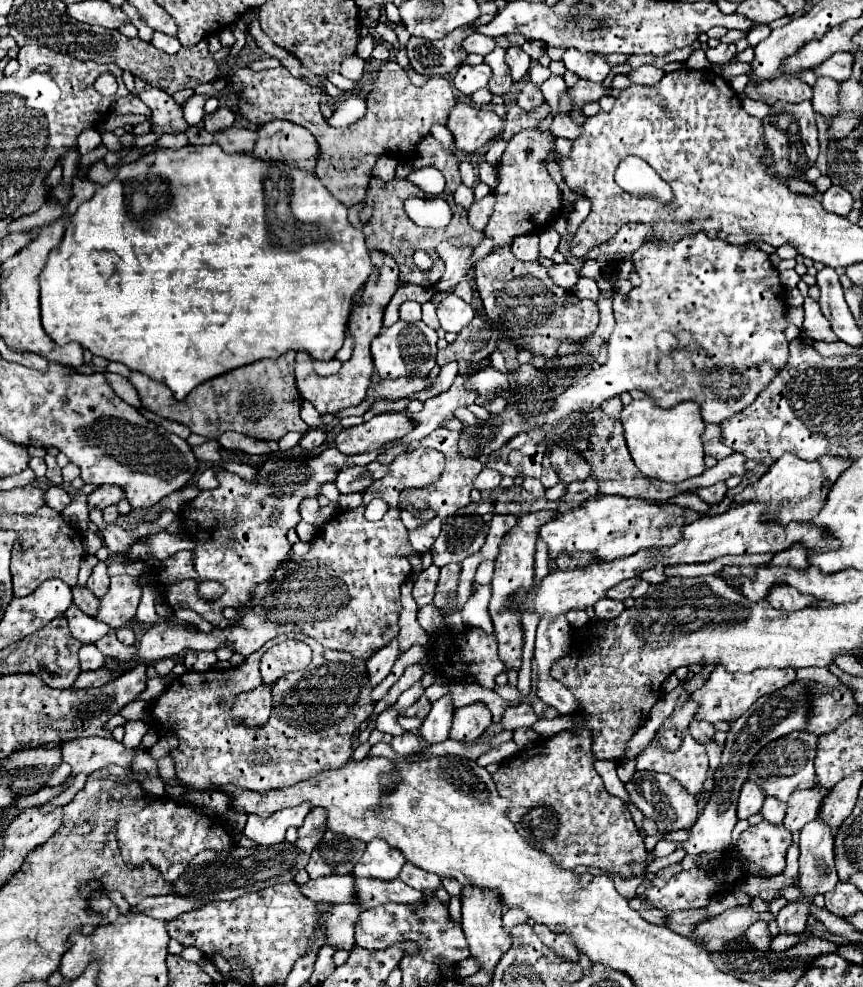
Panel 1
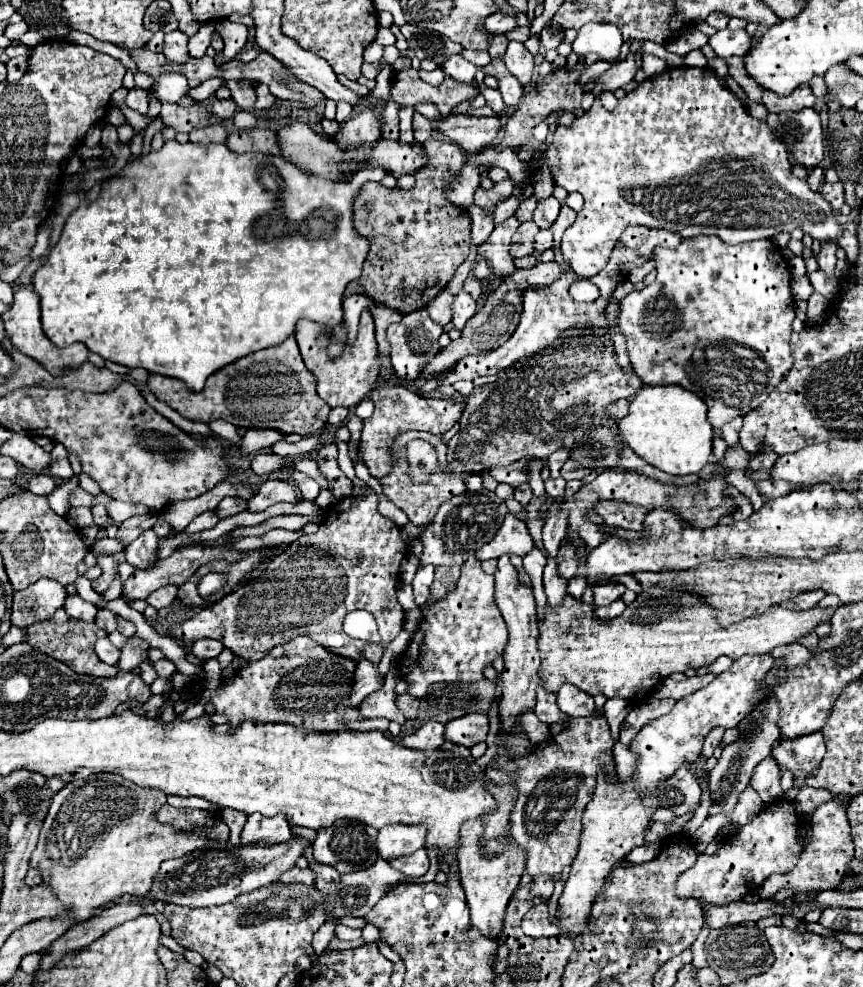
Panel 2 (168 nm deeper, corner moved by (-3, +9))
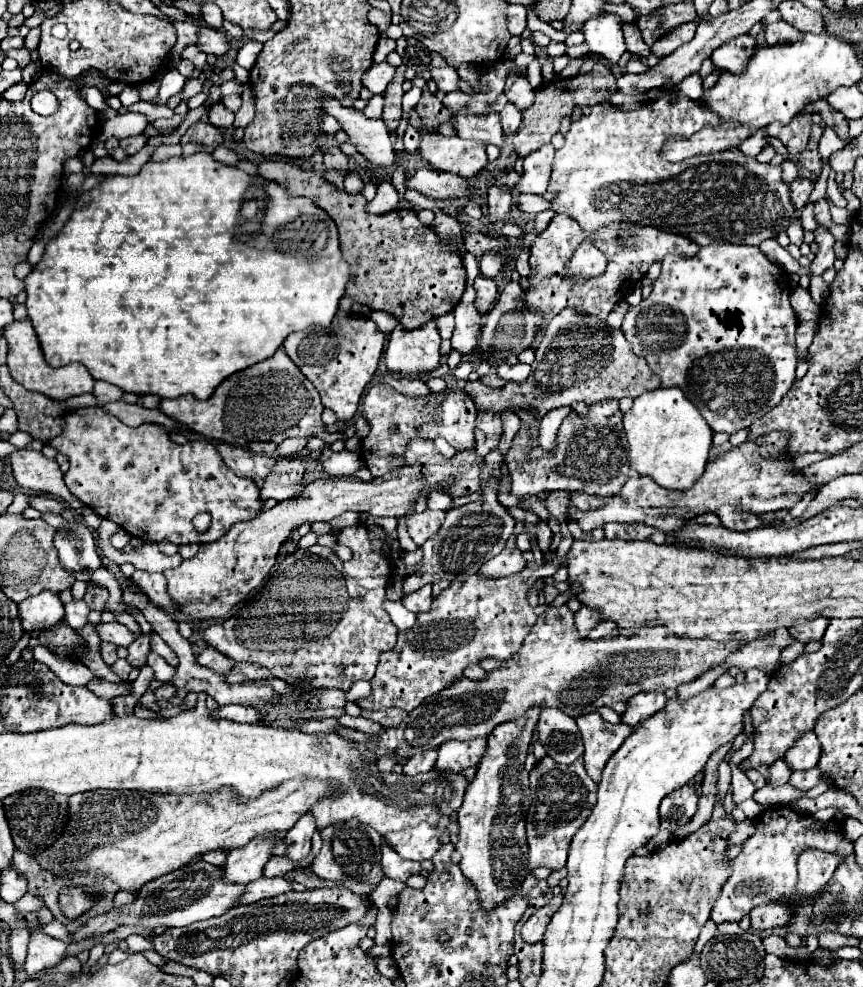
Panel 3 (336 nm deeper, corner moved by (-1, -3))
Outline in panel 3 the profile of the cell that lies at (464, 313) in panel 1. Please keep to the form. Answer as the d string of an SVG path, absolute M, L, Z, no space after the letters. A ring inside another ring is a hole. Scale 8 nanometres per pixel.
M473 304L455 306L455 330L451 336L451 346L461 354L469 354L477 346L477 336L481 330L481 314Z

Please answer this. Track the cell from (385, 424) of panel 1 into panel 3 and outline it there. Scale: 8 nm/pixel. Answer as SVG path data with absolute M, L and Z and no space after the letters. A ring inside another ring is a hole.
M375 384L363 398L361 414L371 424L367 438L361 440L361 458L375 478L385 476L391 468L399 466L407 442L417 436L425 440L445 438L457 450L469 450L475 446L473 428L477 410L463 390L445 388L443 392L429 394L425 398L407 398L393 390L389 384Z

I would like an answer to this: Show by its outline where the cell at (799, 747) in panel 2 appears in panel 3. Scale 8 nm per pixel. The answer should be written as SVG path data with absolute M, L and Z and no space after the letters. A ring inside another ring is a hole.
M803 734L803 738L785 754L785 762L793 772L799 770L811 770L817 766L821 756L821 744L817 740L817 736L811 734Z

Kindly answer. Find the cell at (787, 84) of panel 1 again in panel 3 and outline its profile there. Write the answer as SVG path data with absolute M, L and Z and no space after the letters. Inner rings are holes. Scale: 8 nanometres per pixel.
M801 112L789 124L779 124L779 122L769 124L767 132L769 132L769 136L779 138L787 148L803 152L805 146L807 146L807 138L809 138L811 126L813 126L811 114L809 112Z

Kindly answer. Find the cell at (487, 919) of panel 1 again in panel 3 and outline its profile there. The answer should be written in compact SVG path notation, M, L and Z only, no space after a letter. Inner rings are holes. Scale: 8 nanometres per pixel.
M531 708L517 720L499 724L489 736L489 750L477 766L477 774L467 786L461 808L457 810L459 842L455 850L461 854L459 868L473 884L483 912L491 912L497 904L515 896L529 874L525 822L527 802L531 802L529 774L523 768L529 752L531 736L541 708Z

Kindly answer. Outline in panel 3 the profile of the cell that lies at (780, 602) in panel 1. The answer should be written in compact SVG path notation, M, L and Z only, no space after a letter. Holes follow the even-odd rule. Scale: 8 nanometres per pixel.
M819 616L819 618L815 618L815 620L797 622L795 626L789 628L789 634L791 634L795 640L807 644L807 642L811 642L811 640L821 640L823 634L825 634L827 624L829 624L829 618Z

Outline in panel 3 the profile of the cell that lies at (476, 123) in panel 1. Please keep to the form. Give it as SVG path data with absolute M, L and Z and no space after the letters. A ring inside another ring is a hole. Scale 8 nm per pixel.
M437 130L425 132L419 152L435 170L451 172L463 178L479 174L487 166L485 144L479 140L463 140L459 136L443 136Z

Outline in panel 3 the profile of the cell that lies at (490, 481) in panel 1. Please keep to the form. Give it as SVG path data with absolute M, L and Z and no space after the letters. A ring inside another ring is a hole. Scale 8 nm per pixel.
M617 400L597 402L589 406L589 414L585 418L579 418L577 422L563 420L563 426L557 434L557 450L545 452L541 446L531 448L529 444L529 428L531 418L527 414L521 414L523 426L519 428L512 446L507 452L505 463L511 477L511 494L513 496L527 496L527 494L545 494L551 490L567 490L567 492L587 492L587 494L599 494L599 496L611 496L623 482L631 476L637 476L635 470L629 468L627 462L627 440L621 428L621 416L619 416L619 404Z

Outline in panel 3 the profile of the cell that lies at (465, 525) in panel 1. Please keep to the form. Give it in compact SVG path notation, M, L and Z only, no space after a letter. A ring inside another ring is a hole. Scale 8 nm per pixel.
M491 450L487 454L487 462L489 464L487 464L487 470L483 470L483 482L491 482L491 488L487 488L483 492L483 500L447 510L443 526L437 530L435 536L431 536L421 546L421 550L423 550L421 568L417 570L417 574L407 576L403 580L405 594L415 592L415 590L423 588L425 584L433 584L441 578L445 578L449 582L467 578L467 576L479 572L481 564L491 560L495 554L499 554L499 550L503 550L503 546L507 544L509 536L513 534L515 520L507 512L507 508L501 506L497 500L497 478L499 478L499 466L503 462L503 456L499 454L499 450Z

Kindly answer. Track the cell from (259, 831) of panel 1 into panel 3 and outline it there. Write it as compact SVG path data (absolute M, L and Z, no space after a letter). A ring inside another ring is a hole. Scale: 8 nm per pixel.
M273 834L269 838L257 836L243 850L227 852L227 862L223 864L225 878L229 878L229 882L241 882L241 884L249 884L261 878L265 864L273 856L271 850L279 840L281 838L275 838Z

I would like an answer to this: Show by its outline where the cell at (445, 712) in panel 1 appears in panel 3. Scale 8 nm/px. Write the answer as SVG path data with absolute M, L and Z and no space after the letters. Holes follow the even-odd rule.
M431 748L431 750L425 750L423 754L415 754L413 758L409 758L403 766L403 774L407 776L415 776L415 774L421 774L421 772L429 772L437 762L437 748Z

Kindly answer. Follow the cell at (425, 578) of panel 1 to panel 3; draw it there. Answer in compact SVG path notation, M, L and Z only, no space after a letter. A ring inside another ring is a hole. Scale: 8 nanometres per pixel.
M423 586L423 590L417 590L417 592L411 592L407 594L403 600L403 606L415 614L419 612L427 612L429 606L431 606L431 586Z

